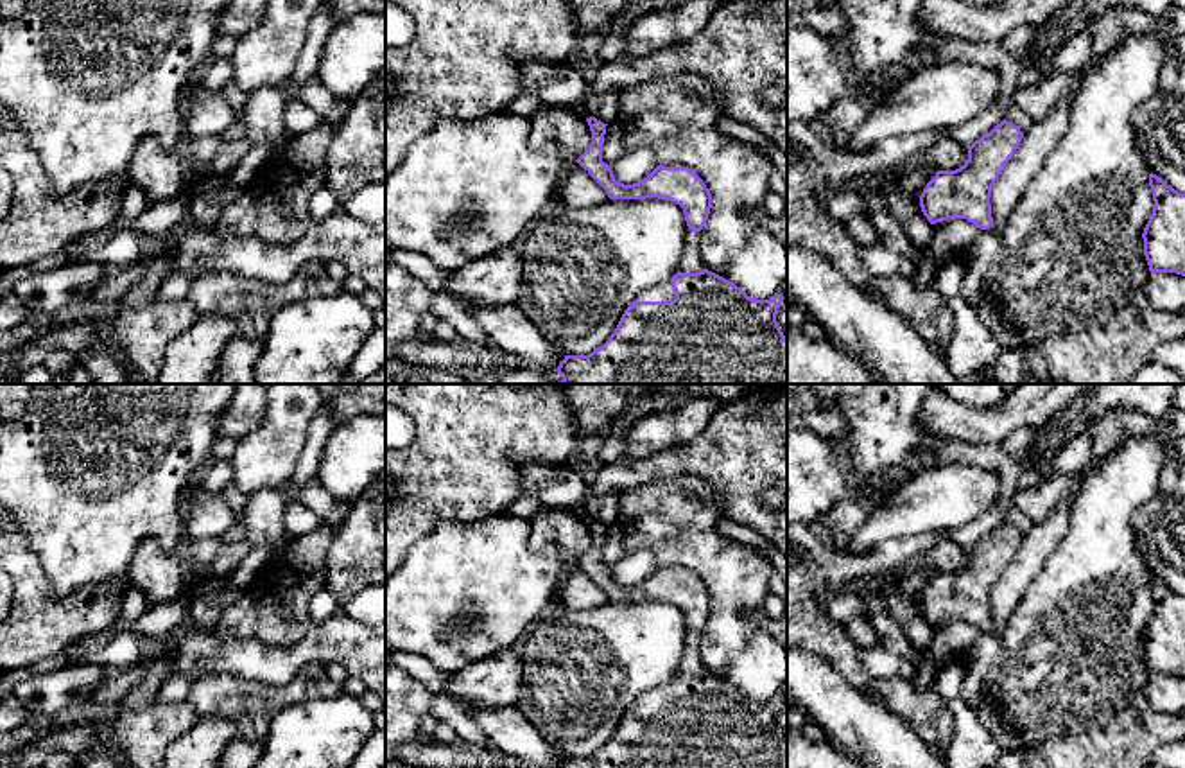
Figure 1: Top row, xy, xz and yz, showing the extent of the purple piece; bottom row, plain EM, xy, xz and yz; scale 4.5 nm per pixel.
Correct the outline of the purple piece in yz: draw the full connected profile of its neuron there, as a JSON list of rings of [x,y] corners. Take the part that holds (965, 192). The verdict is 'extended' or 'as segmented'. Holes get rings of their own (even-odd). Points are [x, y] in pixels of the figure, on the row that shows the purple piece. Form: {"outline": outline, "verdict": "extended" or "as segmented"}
{"outline": [[[1006,118],[968,147],[968,160],[956,170],[938,170],[920,196],[930,224],[966,219],[981,230],[993,226],[990,196],[1024,133]]], "verdict": "as segmented"}

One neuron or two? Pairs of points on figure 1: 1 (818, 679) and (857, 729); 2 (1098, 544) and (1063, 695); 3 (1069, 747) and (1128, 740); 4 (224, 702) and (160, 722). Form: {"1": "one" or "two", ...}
{"1": "one", "2": "one", "3": "one", "4": "two"}

